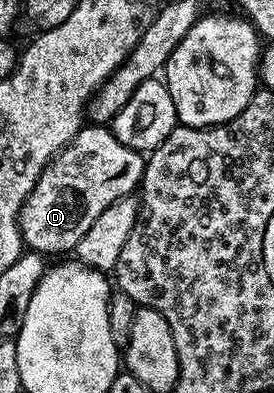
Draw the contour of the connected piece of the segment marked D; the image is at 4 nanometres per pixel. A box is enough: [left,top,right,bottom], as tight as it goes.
[19,124,145,256]

